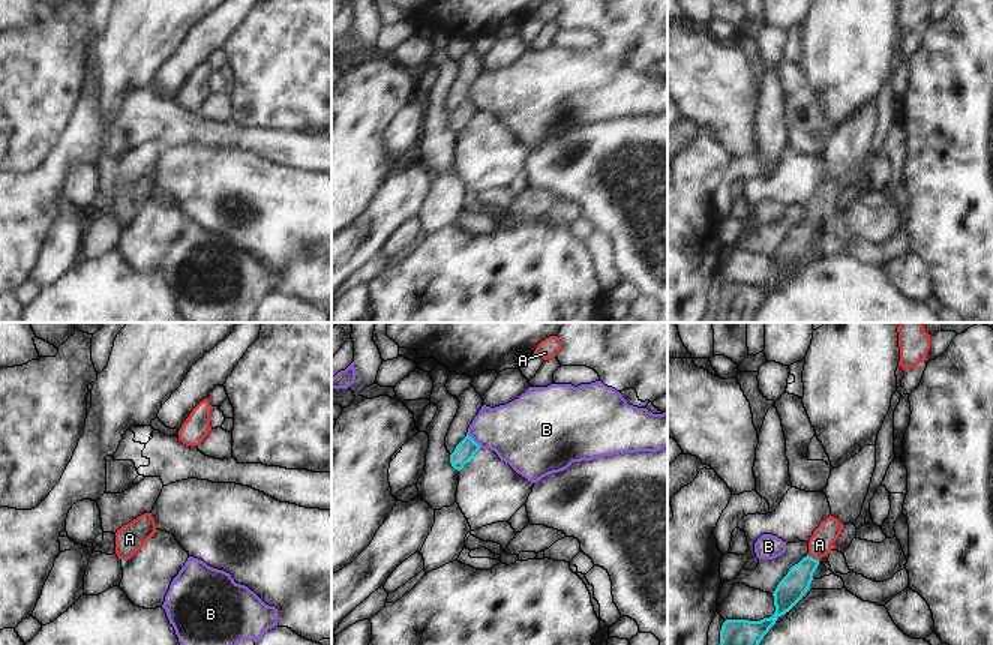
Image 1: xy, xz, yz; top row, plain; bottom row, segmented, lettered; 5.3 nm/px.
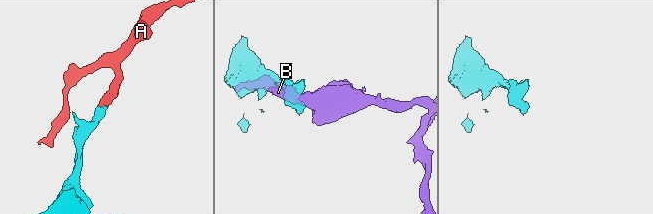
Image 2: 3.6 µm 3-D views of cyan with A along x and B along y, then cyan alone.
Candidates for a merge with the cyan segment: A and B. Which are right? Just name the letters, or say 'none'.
A

